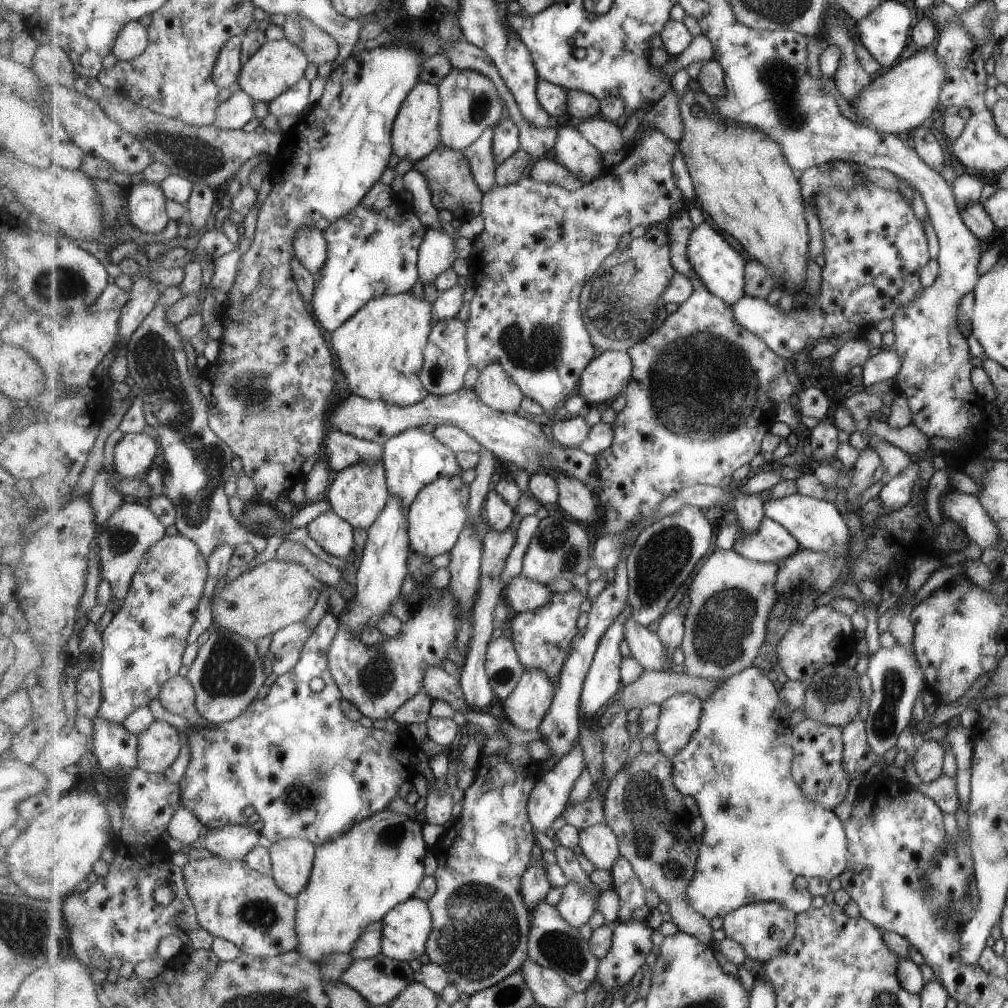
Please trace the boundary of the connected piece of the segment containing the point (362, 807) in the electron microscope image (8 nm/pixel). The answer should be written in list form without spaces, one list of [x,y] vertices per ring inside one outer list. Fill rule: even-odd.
[[[327,611],[305,643],[297,666],[278,677],[269,694],[264,699],[255,700],[240,717],[206,726],[197,724],[197,714],[193,719],[189,718],[193,729],[185,729],[185,732],[192,760],[180,782],[180,804],[192,809],[206,829],[245,825],[246,818],[241,816],[241,811],[253,806],[264,823],[260,833],[271,842],[297,837],[309,839],[318,847],[337,840],[359,822],[387,809],[401,784],[410,781],[412,774],[417,772],[416,766],[411,765],[411,756],[419,746],[413,743],[405,729],[395,733],[369,729],[345,716],[341,708],[344,694],[333,678],[328,657],[340,625],[339,618]],[[315,678],[325,682],[320,692],[311,690]]]

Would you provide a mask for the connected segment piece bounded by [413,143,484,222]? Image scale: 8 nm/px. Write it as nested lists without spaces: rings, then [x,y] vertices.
[[[440,143],[431,154],[413,164],[413,168],[427,177],[433,204],[436,204],[439,210],[449,210],[453,214],[454,220],[461,222],[467,222],[482,214],[484,192],[476,183],[470,160],[465,156],[464,151],[451,149]]]

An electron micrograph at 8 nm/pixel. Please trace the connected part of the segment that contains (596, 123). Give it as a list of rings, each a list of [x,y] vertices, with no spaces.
[[[599,116],[586,121],[577,121],[576,126],[584,133],[584,137],[603,154],[619,152],[621,149],[627,150],[621,123],[614,123]]]

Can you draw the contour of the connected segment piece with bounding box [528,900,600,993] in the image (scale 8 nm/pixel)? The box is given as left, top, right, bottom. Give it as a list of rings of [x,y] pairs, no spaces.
[[[546,900],[541,901],[531,911],[532,930],[529,933],[528,956],[531,961],[548,969],[556,970],[574,988],[584,992],[595,982],[600,965],[600,958],[593,952],[590,940],[587,940],[581,929],[571,926],[556,906]]]

